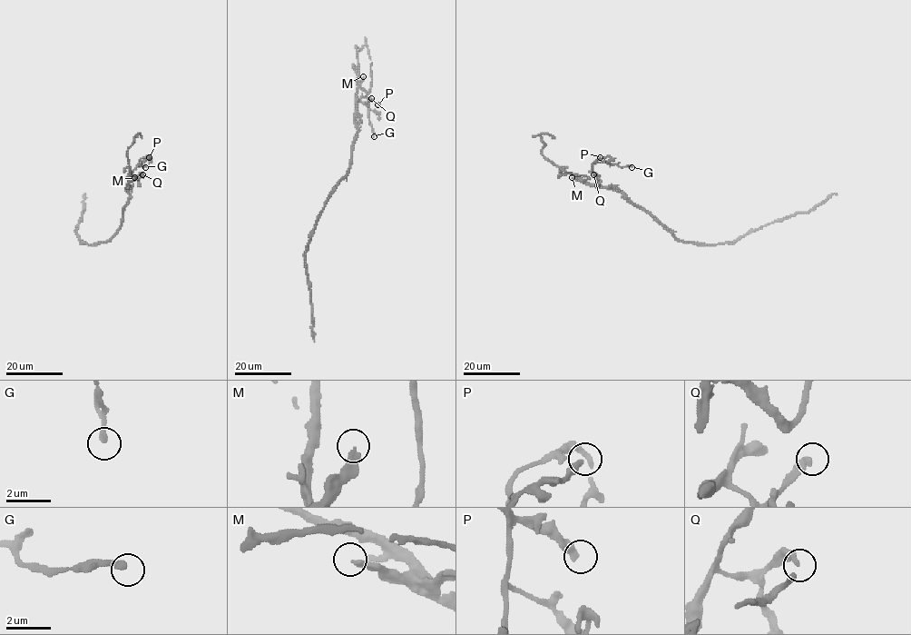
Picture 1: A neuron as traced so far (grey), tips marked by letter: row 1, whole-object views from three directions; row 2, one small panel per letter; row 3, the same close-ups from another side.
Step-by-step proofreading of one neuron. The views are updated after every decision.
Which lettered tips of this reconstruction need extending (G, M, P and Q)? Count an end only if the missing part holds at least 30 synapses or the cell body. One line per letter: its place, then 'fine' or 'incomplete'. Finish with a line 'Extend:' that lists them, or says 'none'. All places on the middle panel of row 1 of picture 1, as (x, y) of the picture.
G: (374, 136) | fine
M: (363, 76) | incomplete
P: (377, 104) | fine
Q: (371, 98) | fine
Extend: M

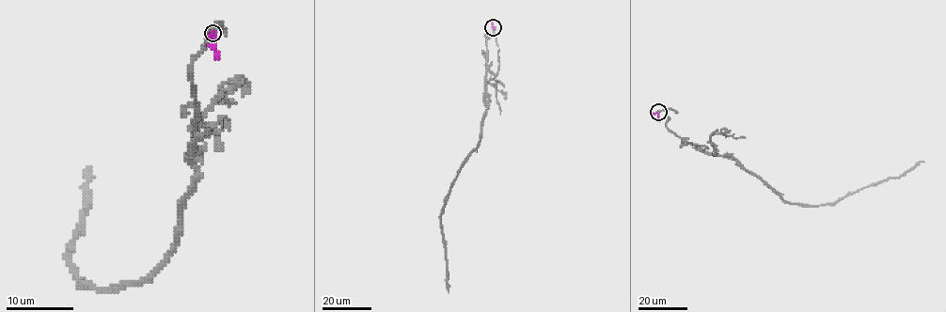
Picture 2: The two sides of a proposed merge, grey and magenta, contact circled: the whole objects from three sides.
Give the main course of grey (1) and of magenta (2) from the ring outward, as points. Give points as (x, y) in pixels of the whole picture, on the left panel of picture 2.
1: (212, 33), (191, 71), (194, 184), (182, 198), (174, 250), (144, 280), (100, 288), (70, 260), (91, 169)
2: (212, 33), (216, 56), (219, 59)

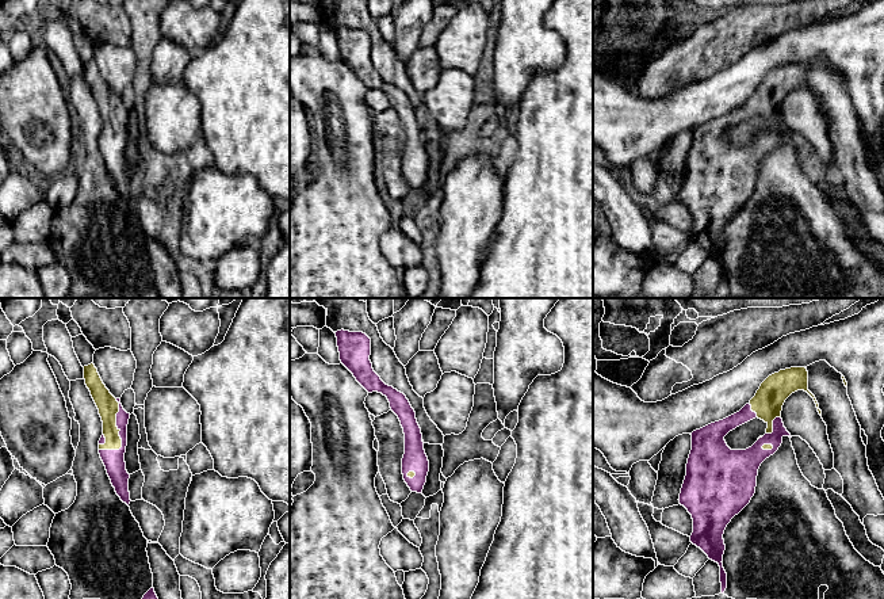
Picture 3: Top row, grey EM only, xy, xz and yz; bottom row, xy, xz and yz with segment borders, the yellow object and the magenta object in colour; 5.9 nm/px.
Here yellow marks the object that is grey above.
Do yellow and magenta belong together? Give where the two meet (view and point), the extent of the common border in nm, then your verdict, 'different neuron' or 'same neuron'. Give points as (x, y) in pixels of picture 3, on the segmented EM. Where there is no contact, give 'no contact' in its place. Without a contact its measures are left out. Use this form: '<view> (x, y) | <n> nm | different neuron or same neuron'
xy (118, 434) | 320 nm | same neuron

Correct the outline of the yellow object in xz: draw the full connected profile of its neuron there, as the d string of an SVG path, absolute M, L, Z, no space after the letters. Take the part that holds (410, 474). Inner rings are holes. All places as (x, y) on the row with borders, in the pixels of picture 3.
M337 331L337 347L341 363L368 392L387 397L391 411L398 416L405 434L405 454L402 458L403 480L412 492L422 493L429 472L429 461L424 450L421 428L406 396L386 385L374 371L370 360L371 339L363 332Z

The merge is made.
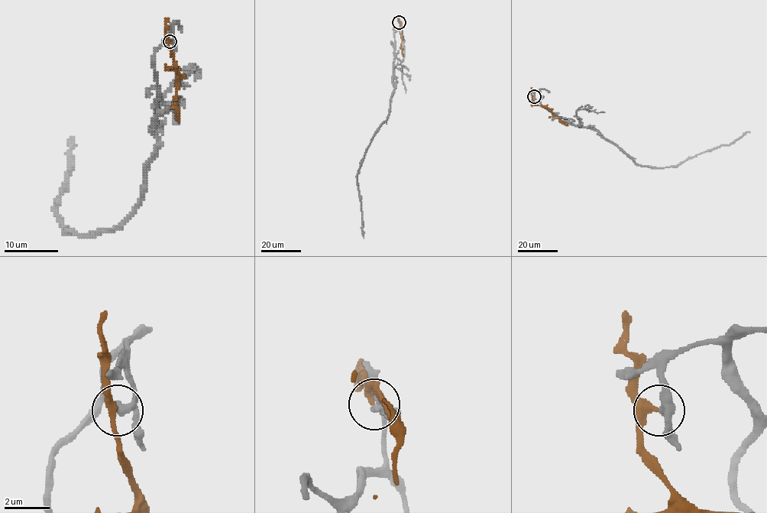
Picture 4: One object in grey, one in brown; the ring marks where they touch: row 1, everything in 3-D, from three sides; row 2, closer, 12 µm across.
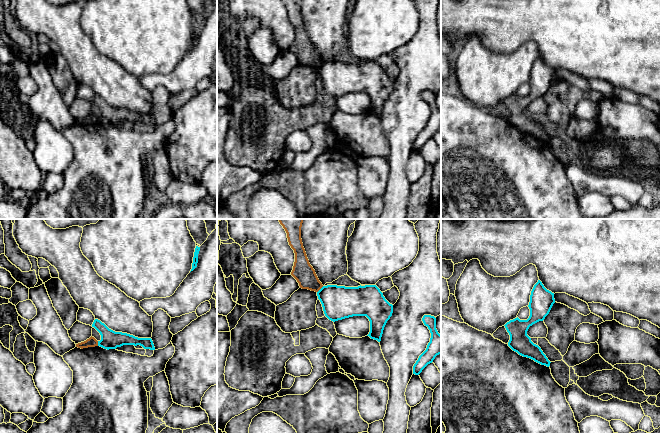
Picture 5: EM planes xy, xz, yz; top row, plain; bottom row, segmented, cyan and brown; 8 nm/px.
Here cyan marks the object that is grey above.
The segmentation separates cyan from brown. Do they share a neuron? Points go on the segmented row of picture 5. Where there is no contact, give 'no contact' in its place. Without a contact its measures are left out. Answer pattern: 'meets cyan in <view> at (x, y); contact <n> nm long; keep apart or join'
meets cyan in xz at (320, 289); contact 80 nm long; keep apart

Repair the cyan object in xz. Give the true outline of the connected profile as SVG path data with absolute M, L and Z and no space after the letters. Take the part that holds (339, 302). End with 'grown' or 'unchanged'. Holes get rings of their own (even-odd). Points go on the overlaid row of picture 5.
M327 285L317 292L317 296L329 320L335 322L353 316L366 316L370 321L367 336L381 341L384 327L393 313L393 305L385 299L376 285Z | unchanged

